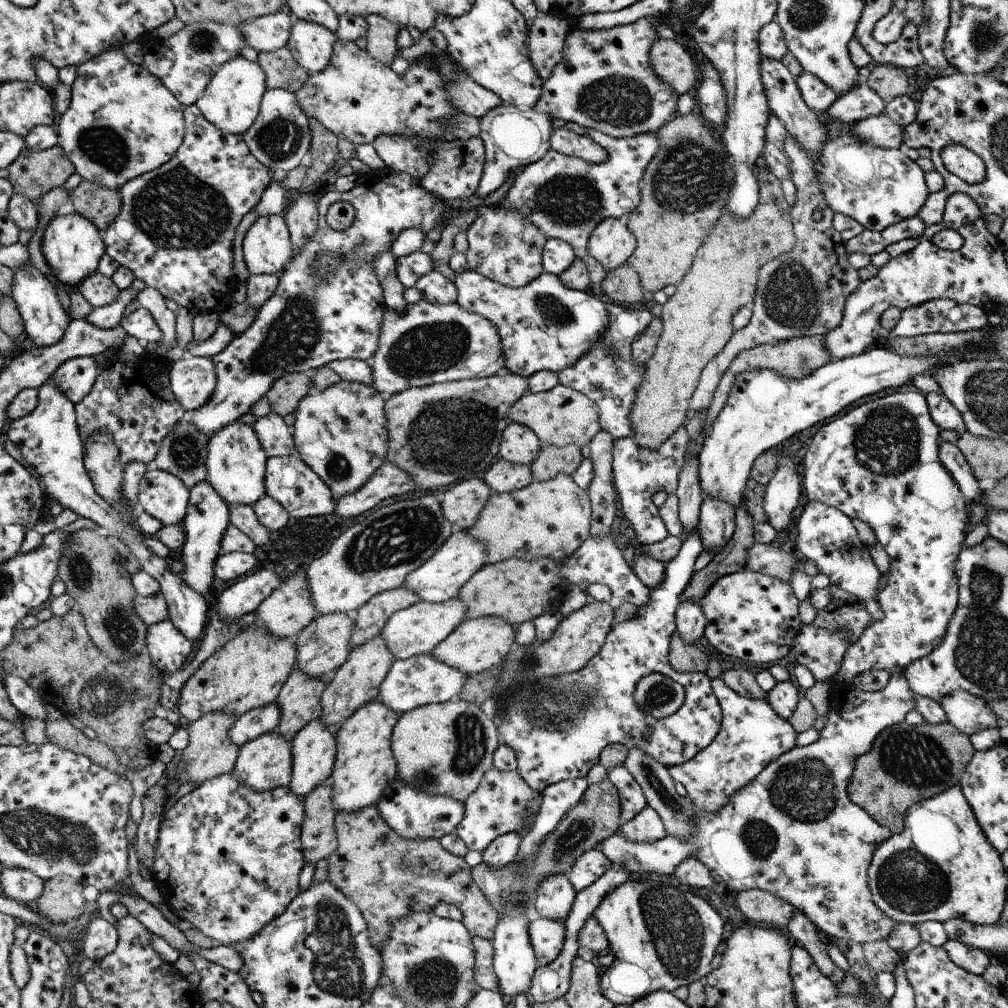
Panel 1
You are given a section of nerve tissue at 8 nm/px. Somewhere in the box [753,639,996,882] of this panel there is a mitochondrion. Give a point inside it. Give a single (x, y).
(804, 791)

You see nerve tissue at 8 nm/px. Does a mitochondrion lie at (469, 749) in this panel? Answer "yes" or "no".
yes

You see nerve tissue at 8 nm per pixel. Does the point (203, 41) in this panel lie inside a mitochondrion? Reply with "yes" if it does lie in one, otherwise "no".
yes

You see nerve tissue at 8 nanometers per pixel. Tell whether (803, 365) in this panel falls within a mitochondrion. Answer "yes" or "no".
yes

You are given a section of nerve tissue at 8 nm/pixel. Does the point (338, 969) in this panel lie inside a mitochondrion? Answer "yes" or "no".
yes

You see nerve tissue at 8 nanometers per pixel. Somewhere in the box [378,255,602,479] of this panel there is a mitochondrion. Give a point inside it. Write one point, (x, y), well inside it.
(426, 350)

